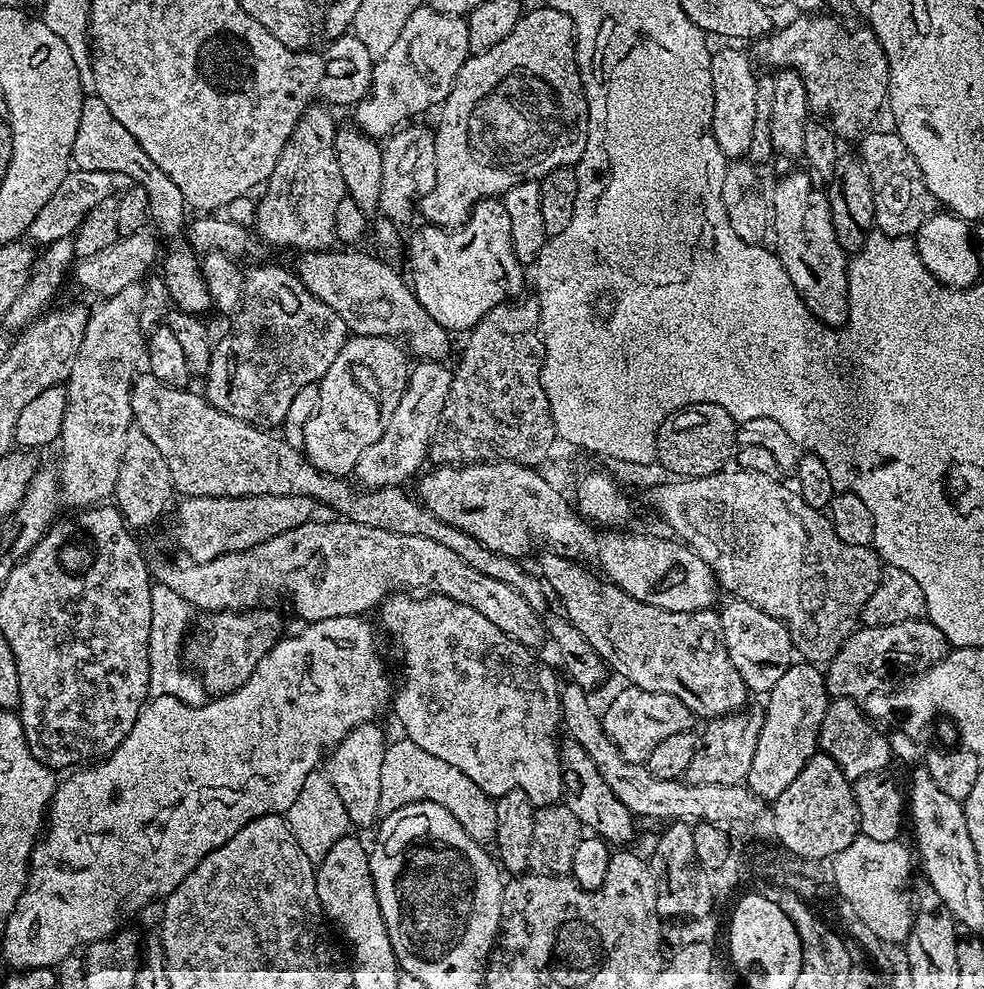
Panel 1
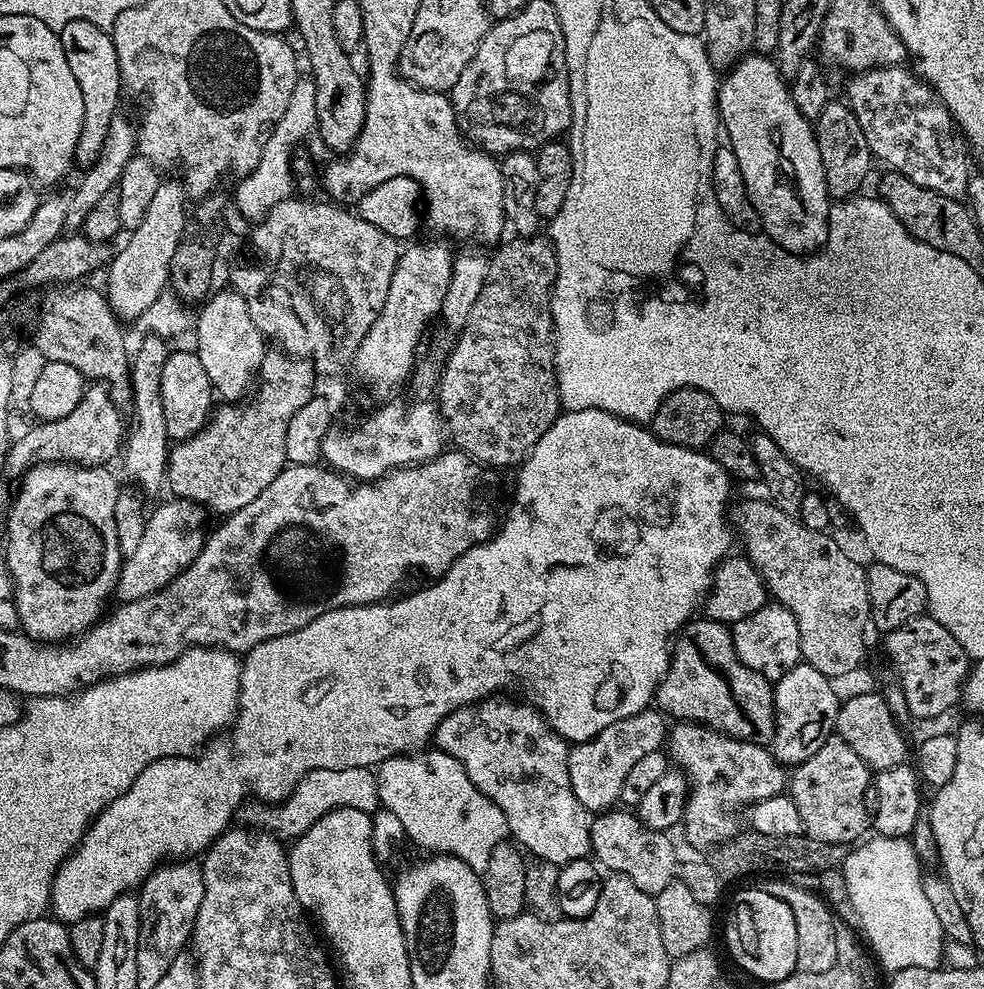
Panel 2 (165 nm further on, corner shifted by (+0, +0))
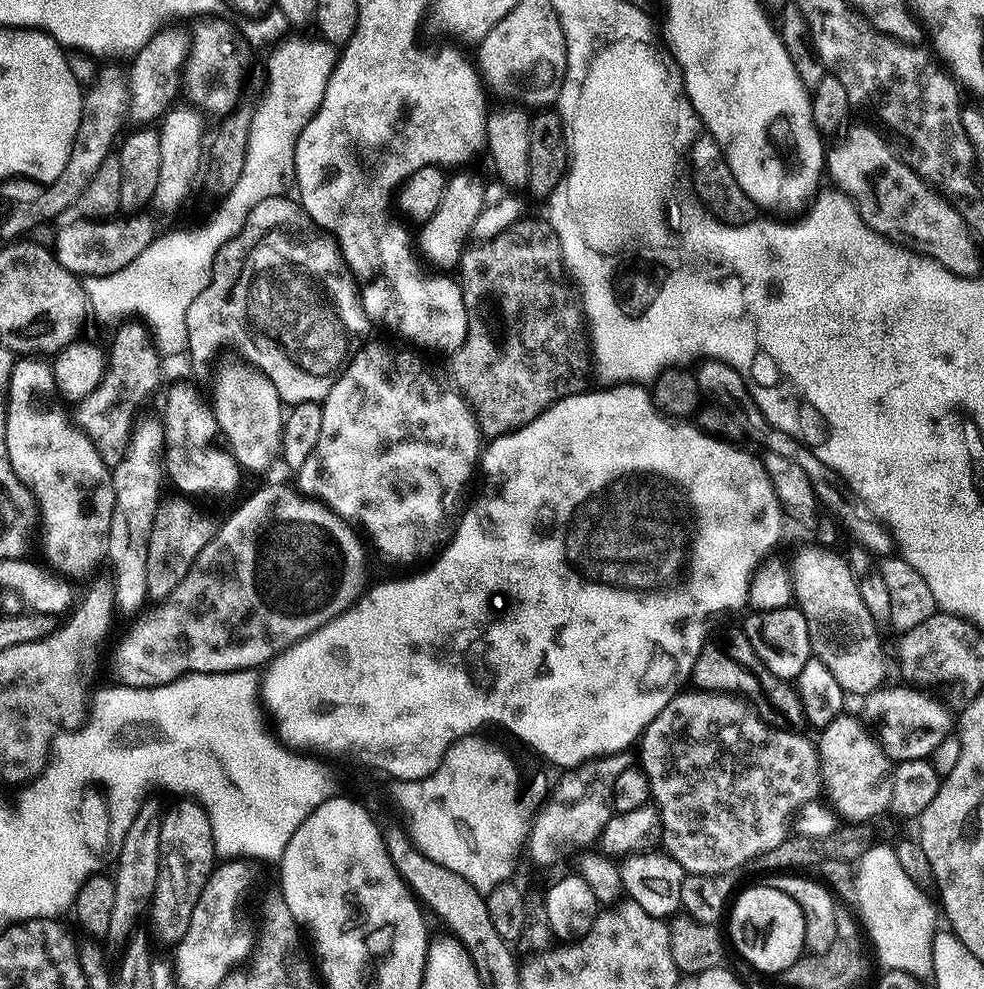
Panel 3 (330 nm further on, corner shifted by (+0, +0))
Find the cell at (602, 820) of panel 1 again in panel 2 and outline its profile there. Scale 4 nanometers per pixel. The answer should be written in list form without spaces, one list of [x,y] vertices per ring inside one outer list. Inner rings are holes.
[[[602,811],[592,820],[591,855],[605,869],[608,867],[609,873],[630,878],[630,882],[634,882],[638,890],[655,898],[678,876],[678,859],[676,860],[676,848],[672,845],[671,835],[668,832],[656,832],[653,828],[645,828],[639,815],[632,813],[631,816],[628,813],[631,811],[616,811]]]

